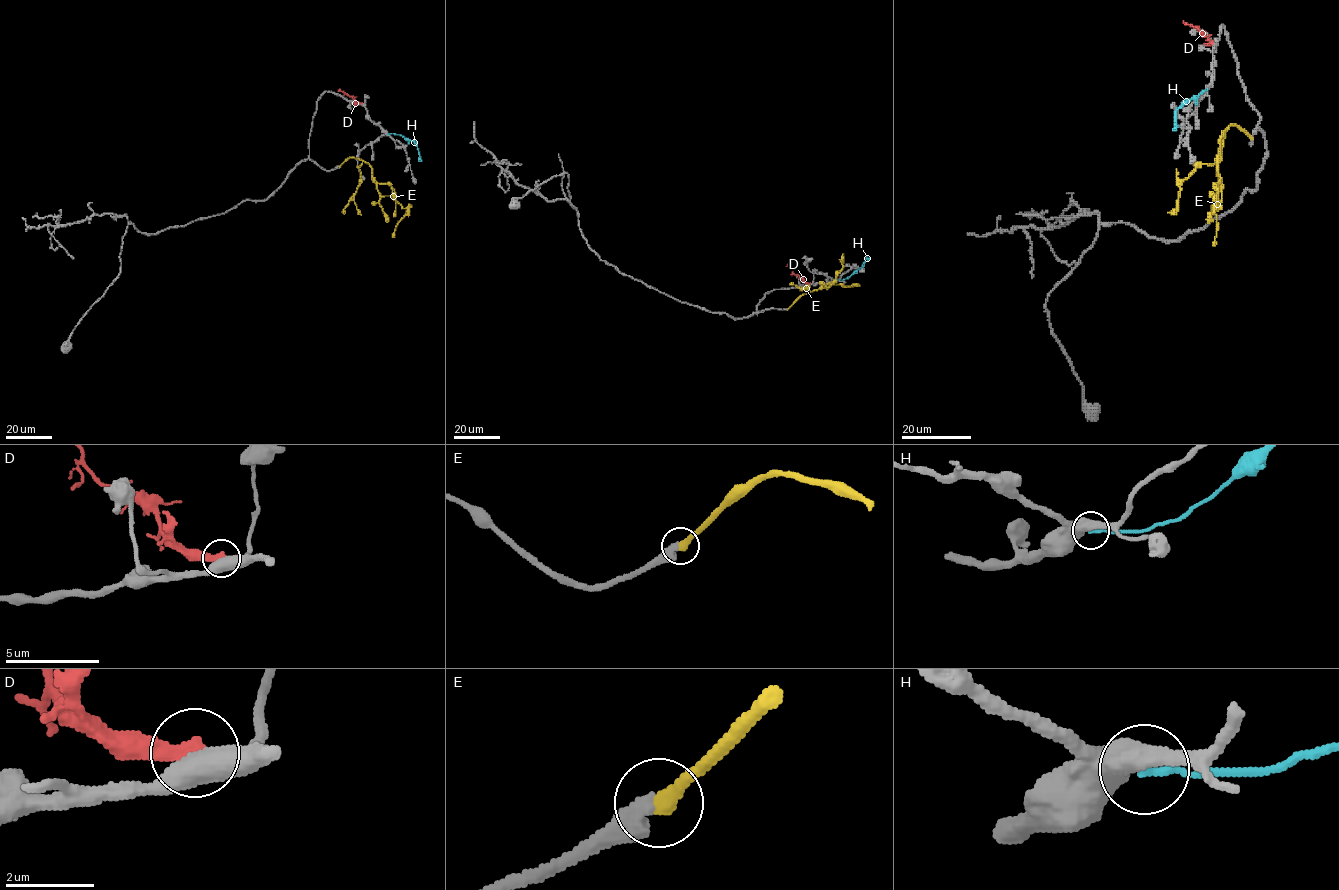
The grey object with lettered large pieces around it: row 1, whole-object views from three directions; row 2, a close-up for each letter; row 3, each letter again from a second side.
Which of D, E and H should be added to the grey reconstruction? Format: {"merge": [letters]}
{"merge": ["E"]}

